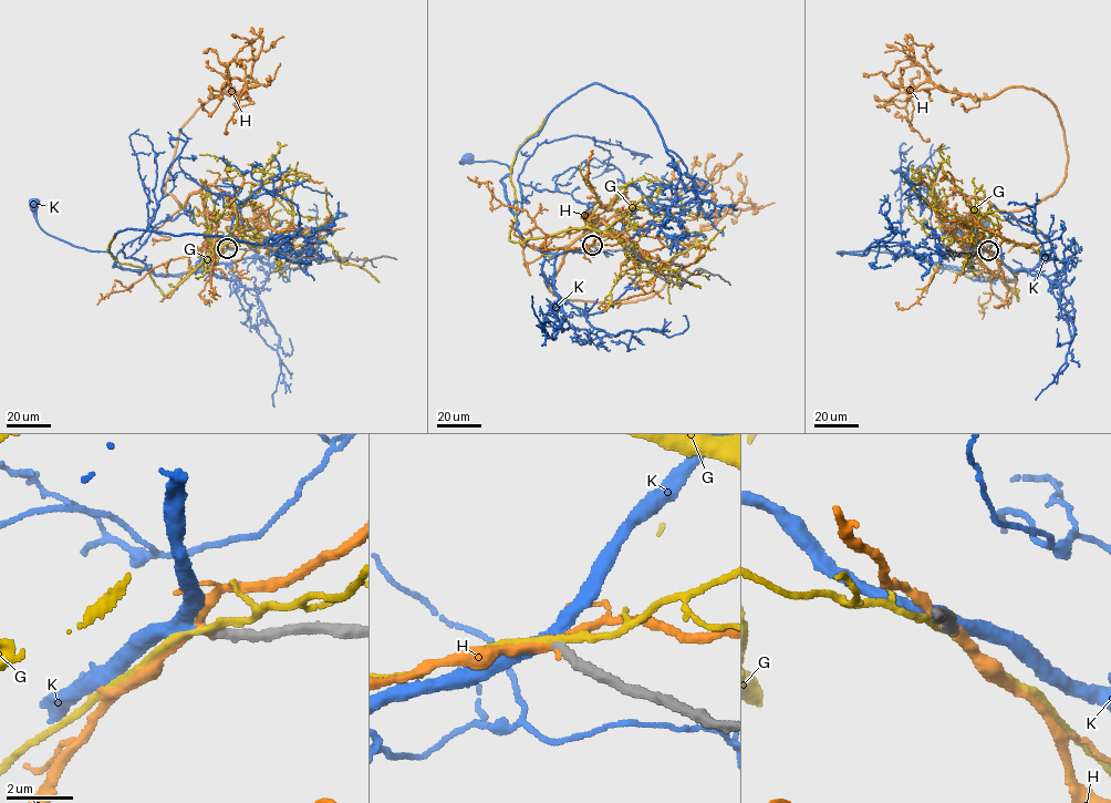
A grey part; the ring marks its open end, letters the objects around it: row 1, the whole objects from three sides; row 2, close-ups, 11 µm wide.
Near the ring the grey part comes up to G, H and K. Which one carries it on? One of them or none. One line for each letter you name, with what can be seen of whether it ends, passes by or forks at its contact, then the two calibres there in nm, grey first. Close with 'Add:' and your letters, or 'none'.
K: It passes by. Thickness 300 nm (grey) against 360 nm
Add: K

